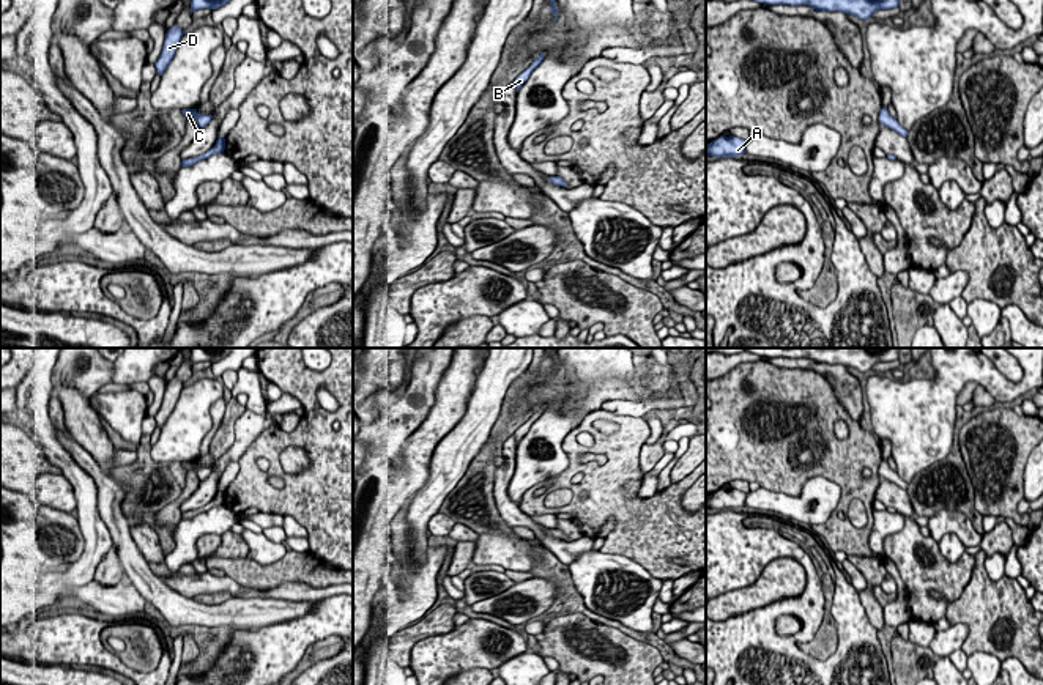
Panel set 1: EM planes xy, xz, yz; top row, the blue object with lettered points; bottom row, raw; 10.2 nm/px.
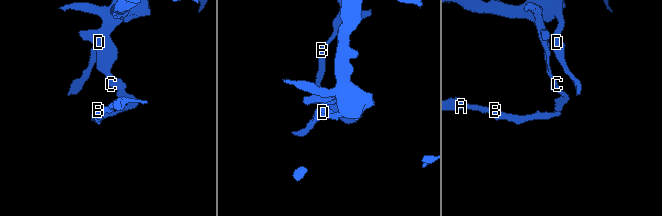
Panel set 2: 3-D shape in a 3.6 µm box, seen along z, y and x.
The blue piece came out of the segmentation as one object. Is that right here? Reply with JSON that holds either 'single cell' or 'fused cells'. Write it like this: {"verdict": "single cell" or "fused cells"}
{"verdict": "fused cells"}

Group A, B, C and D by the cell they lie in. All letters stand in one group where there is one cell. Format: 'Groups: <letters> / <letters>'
Groups: A B / C D

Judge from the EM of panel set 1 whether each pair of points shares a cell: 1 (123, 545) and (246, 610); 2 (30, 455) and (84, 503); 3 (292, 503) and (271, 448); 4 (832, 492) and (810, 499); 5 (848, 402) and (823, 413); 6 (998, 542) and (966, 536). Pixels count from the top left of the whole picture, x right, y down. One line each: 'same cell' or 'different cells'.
1: same cell
2: different cells
3: same cell
4: same cell
5: different cells
6: different cells

